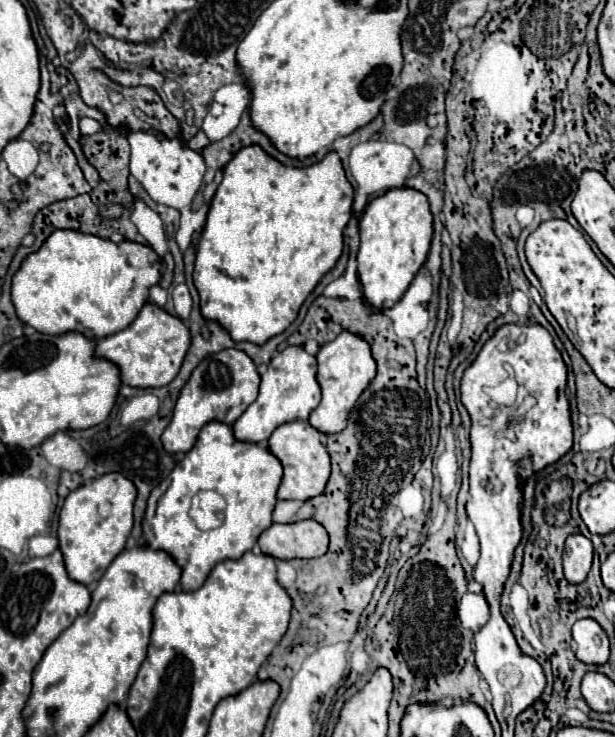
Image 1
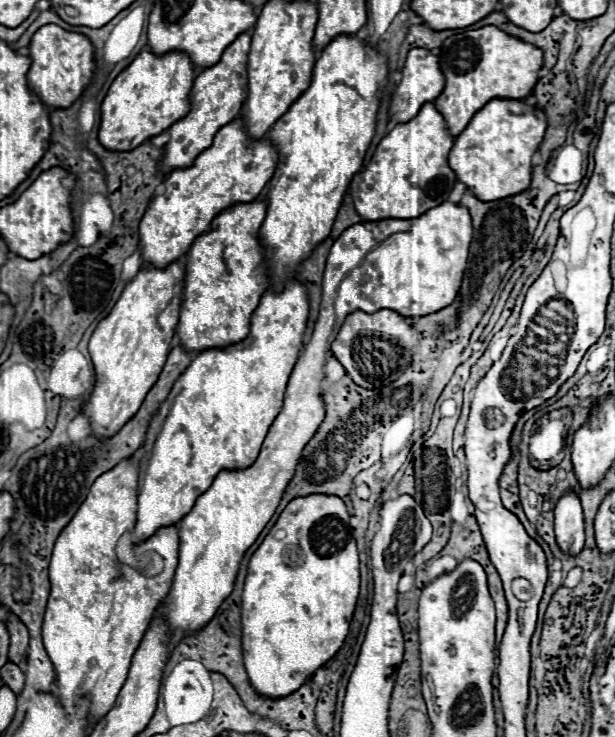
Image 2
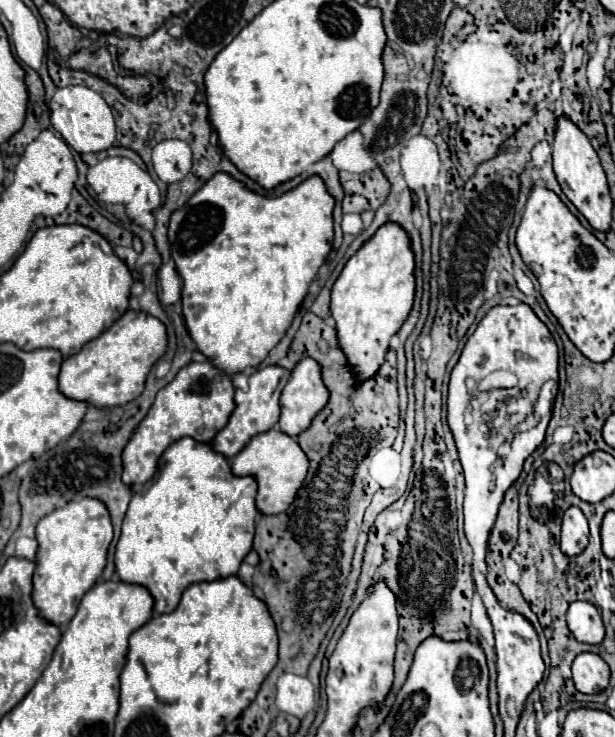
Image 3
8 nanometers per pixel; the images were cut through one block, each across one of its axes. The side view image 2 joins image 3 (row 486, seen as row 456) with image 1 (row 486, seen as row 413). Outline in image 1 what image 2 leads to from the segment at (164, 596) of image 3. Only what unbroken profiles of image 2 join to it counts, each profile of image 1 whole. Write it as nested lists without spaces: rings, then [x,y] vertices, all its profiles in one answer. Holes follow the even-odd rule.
[[[218,420],[208,422],[202,428],[202,432],[198,434],[198,440],[196,440],[194,448],[190,452],[186,452],[186,456],[178,462],[178,466],[170,474],[172,482],[170,482],[166,494],[158,500],[156,516],[148,524],[148,528],[144,528],[146,546],[154,548],[154,550],[166,550],[182,566],[180,584],[182,584],[184,590],[200,588],[204,584],[206,576],[210,574],[210,570],[216,564],[220,564],[224,560],[238,560],[244,552],[252,550],[258,536],[266,528],[270,528],[272,512],[274,512],[274,506],[276,506],[276,492],[278,492],[278,486],[282,482],[282,476],[284,476],[284,468],[282,468],[280,460],[266,446],[236,440],[230,424],[224,424],[224,422],[218,422]],[[200,490],[214,490],[226,500],[226,508],[222,510],[222,526],[218,526],[214,530],[208,530],[208,532],[198,530],[196,522],[188,516],[190,500]]]

